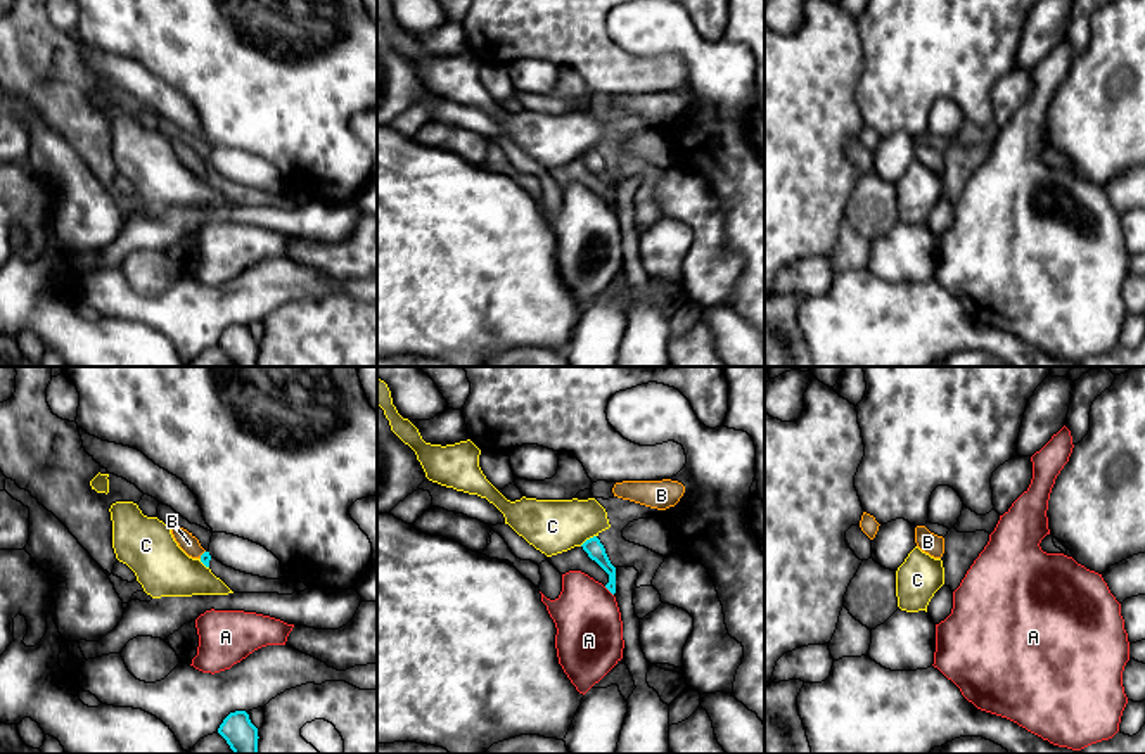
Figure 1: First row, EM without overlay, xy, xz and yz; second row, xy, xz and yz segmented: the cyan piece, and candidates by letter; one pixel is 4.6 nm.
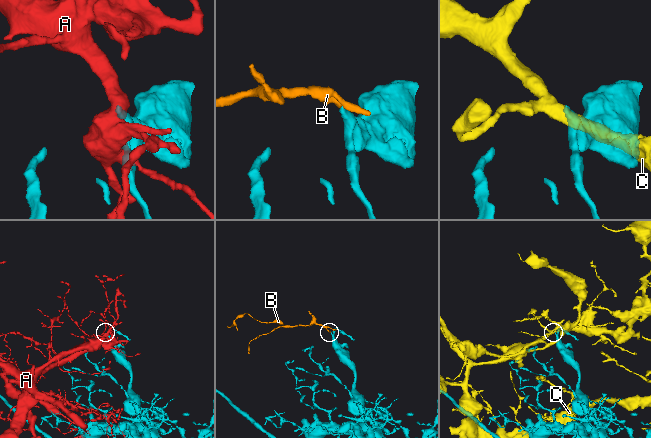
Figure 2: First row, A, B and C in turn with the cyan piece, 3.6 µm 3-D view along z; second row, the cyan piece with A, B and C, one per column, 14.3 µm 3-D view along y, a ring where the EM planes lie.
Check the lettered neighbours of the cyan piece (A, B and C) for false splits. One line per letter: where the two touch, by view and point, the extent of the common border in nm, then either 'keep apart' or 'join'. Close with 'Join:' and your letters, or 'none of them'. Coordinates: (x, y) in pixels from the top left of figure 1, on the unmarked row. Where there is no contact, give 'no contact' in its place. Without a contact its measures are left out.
A: meets cyan in xz at (609, 203); contact 60 nm long; keep apart
B: meets cyan in xy at (203, 166); contact 50 nm long; join
C: meets cyan in xz at (587, 153); contact 90 nm long; keep apart
Join: B

